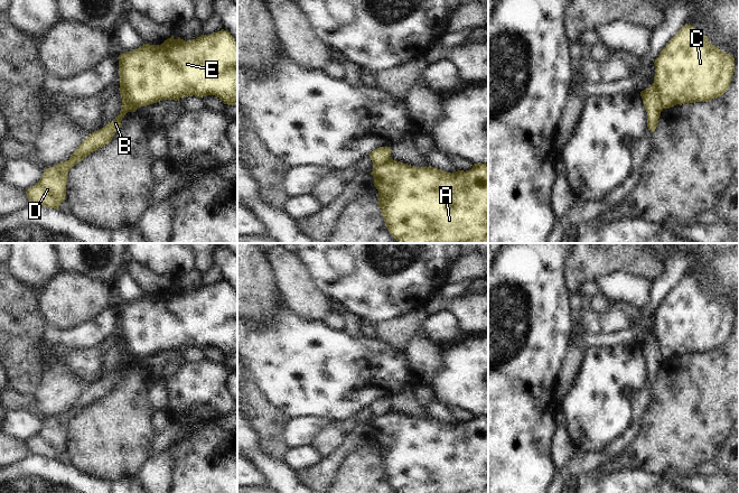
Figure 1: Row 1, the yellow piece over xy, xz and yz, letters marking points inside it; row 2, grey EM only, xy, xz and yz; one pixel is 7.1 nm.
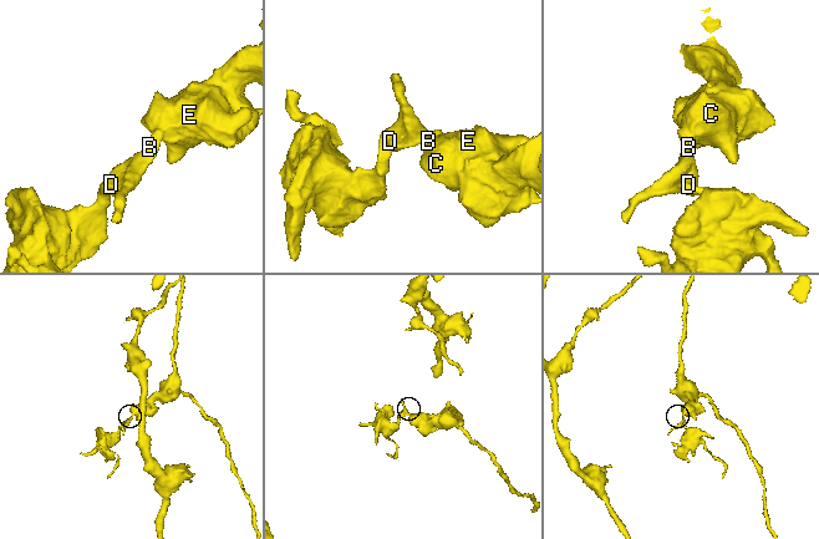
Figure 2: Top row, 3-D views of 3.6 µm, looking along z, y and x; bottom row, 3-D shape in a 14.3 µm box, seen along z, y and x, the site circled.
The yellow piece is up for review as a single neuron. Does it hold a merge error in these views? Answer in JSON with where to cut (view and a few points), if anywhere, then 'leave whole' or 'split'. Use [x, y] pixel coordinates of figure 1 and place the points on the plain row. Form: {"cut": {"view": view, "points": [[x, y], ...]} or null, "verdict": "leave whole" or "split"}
{"cut": {"view": "yz", "points": [[649, 338], [655, 343], [664, 359]]}, "verdict": "split"}

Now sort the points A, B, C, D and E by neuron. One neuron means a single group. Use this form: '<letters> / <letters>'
A C E / B D

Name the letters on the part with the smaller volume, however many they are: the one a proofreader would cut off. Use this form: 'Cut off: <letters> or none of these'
Cut off: B, D

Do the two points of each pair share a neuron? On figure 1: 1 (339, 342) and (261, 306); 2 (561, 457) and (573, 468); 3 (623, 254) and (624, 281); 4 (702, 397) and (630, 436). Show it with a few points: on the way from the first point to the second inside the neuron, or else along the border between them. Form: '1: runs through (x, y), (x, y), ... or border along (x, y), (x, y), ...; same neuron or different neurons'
1: border along (282, 303), (274, 324), (254, 327); different neurons
2: border along (577, 452), (566, 466), (558, 468); different neurons
3: border along (598, 278), (614, 273), (630, 273), (649, 280); different neurons
4: border along (643, 418), (639, 434), (623, 452); different neurons

